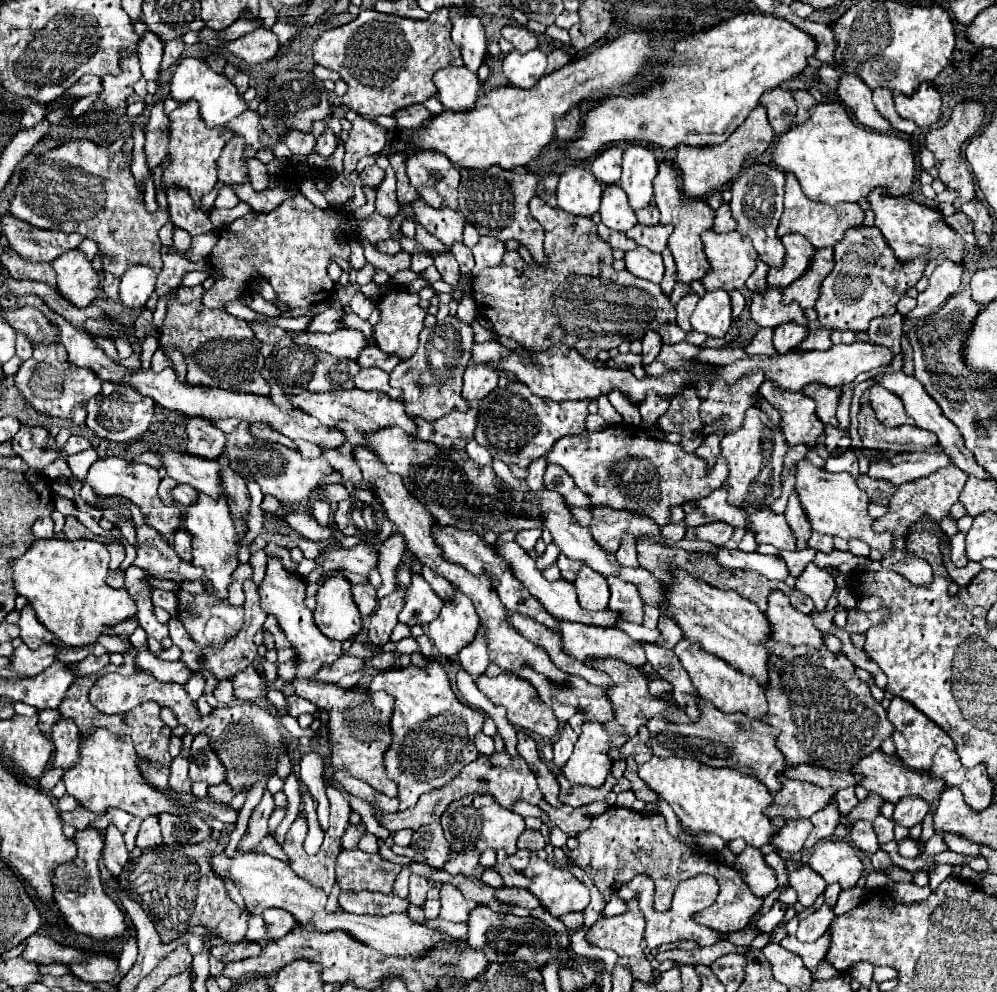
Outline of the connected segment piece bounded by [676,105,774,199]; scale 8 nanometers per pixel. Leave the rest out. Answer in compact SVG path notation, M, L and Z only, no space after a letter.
M758 105L748 119L726 139L722 145L716 147L684 147L680 145L676 151L676 165L680 169L682 177L682 195L690 199L706 199L712 191L718 191L722 185L730 183L740 175L740 171L748 165L748 161L756 161L774 141L774 131L768 123L766 111L762 105Z

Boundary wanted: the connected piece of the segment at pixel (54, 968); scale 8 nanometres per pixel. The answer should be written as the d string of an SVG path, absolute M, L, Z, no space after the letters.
M53 963L53 964L40 964L39 965L40 972L44 975L52 975L52 976L64 976L70 974L70 970L67 965Z

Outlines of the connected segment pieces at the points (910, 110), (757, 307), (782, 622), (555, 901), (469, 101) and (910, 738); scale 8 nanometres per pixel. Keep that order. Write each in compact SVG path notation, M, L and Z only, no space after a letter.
M930 83L920 87L912 99L904 99L904 95L896 95L894 91L894 103L900 117L914 121L922 129L934 125L940 119L940 95Z
M770 287L766 289L764 295L754 293L752 295L752 305L750 305L750 317L758 327L770 327L776 329L782 323L798 323L808 329L808 319L804 317L804 311L796 305L782 305L780 299L782 291L772 291Z
M772 591L768 597L768 621L772 623L772 641L788 645L808 645L820 649L824 635L816 631L810 615L796 611L782 591Z
M532 853L530 863L522 871L532 883L528 891L542 903L542 907L552 917L562 917L564 913L584 911L590 903L590 891L580 883L570 871L556 869Z
M444 67L436 71L432 81L436 83L438 99L444 109L468 111L474 107L480 89L476 73L468 71L466 67Z
M892 697L892 703L888 707L888 719L894 725L892 739L896 745L896 755L912 771L928 771L938 747L946 745L948 749L954 749L954 741L950 739L950 735L942 727L938 727L934 721L930 721L922 711L918 711L910 701L902 697Z

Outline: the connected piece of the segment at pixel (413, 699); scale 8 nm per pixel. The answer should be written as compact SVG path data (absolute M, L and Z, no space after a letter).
M430 661L426 669L408 665L378 673L370 683L372 691L388 691L396 697L392 715L392 745L386 753L386 773L400 787L400 809L414 807L420 795L446 785L468 763L478 757L474 737L482 731L484 713L456 699L448 675L438 661Z

